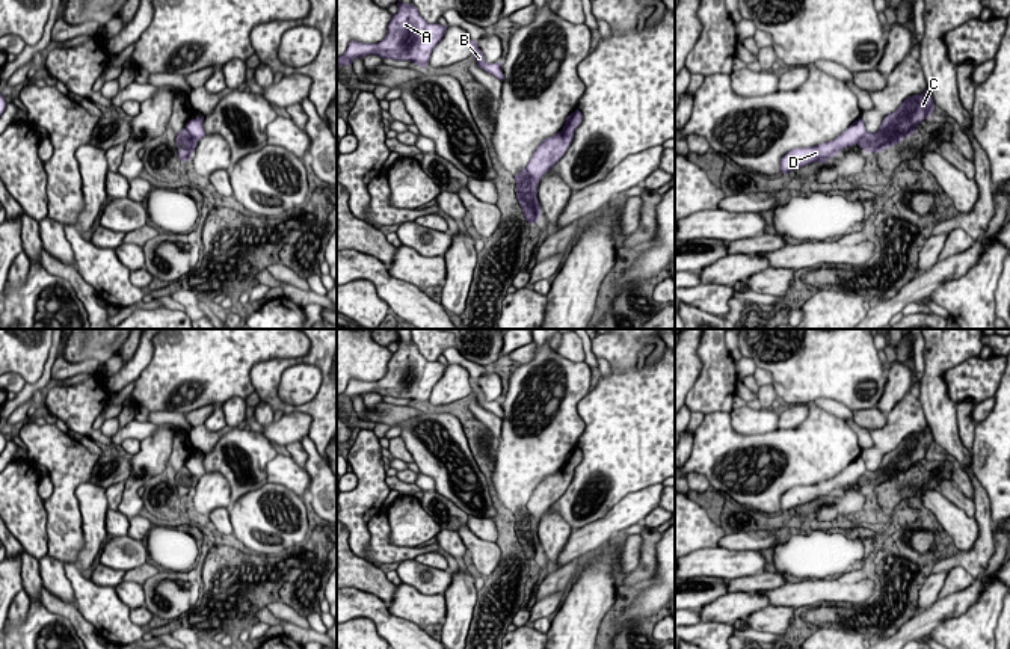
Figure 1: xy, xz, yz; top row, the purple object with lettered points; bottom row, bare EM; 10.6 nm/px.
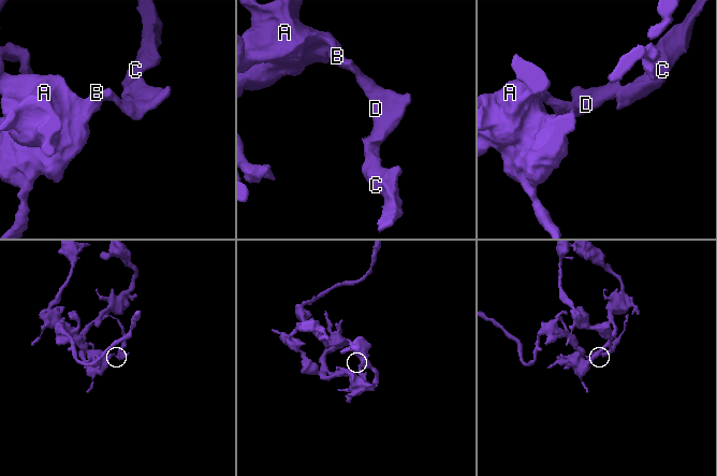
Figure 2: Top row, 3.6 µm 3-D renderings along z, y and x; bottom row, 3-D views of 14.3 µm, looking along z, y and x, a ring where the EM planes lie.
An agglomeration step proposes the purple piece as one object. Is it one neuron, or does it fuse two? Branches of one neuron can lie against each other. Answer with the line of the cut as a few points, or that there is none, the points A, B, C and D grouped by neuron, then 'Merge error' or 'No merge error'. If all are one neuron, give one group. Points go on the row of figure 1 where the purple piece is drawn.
Split along xz (524, 169), (538, 183). Groups: A B D / C. Merge error

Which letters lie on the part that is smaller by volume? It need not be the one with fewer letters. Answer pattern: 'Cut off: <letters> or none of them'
Cut off: C

